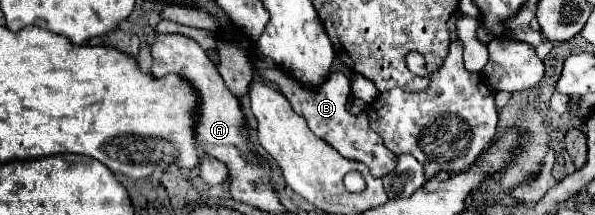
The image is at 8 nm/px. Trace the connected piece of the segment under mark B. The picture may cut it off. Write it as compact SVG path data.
M261 68L261 70L257 70L257 74L263 80L269 80L271 84L275 84L289 98L289 102L293 104L293 110L307 120L311 132L315 132L319 138L329 142L343 158L359 160L359 162L367 164L375 178L383 178L389 172L393 172L393 168L397 166L397 154L387 150L381 144L379 136L375 132L371 132L369 116L365 112L355 116L347 110L347 102L351 98L351 84L349 84L347 74L333 72L327 76L325 84L321 84L317 88L303 86L299 80L293 80L293 76L289 76L283 68Z

